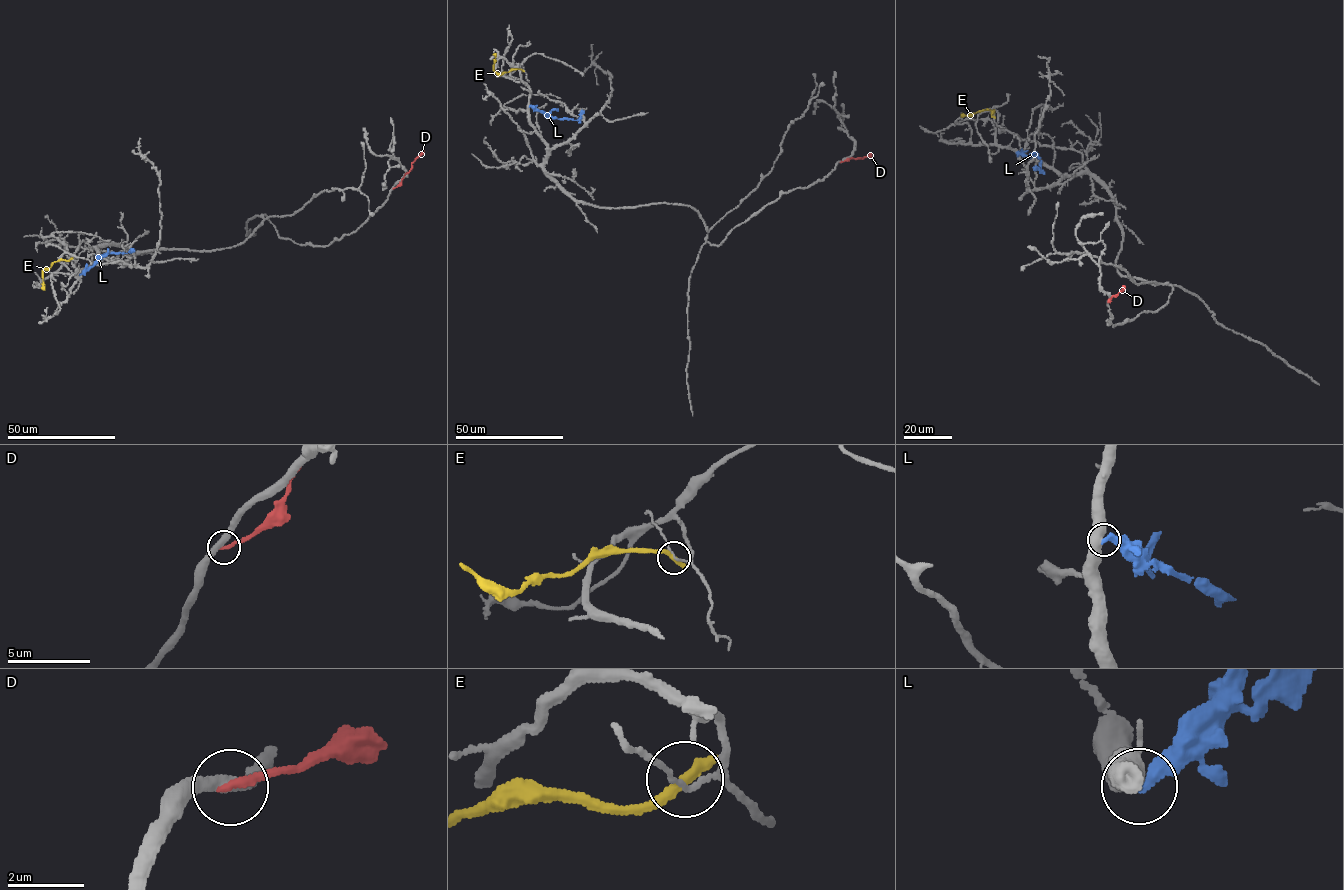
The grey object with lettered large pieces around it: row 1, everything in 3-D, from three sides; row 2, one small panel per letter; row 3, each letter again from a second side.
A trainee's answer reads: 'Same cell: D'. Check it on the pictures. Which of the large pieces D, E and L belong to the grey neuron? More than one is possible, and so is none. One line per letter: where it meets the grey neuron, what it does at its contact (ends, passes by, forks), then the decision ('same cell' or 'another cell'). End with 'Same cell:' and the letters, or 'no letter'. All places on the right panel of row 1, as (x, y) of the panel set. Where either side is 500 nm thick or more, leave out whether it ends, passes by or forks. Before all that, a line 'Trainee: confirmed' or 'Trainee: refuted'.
Trainee: refuted
D: (1109, 301) | it ends | another cell
E: (993, 116) | it ends | another cell
L: (1016, 153) | it ends | another cell
Same cell: no letter

